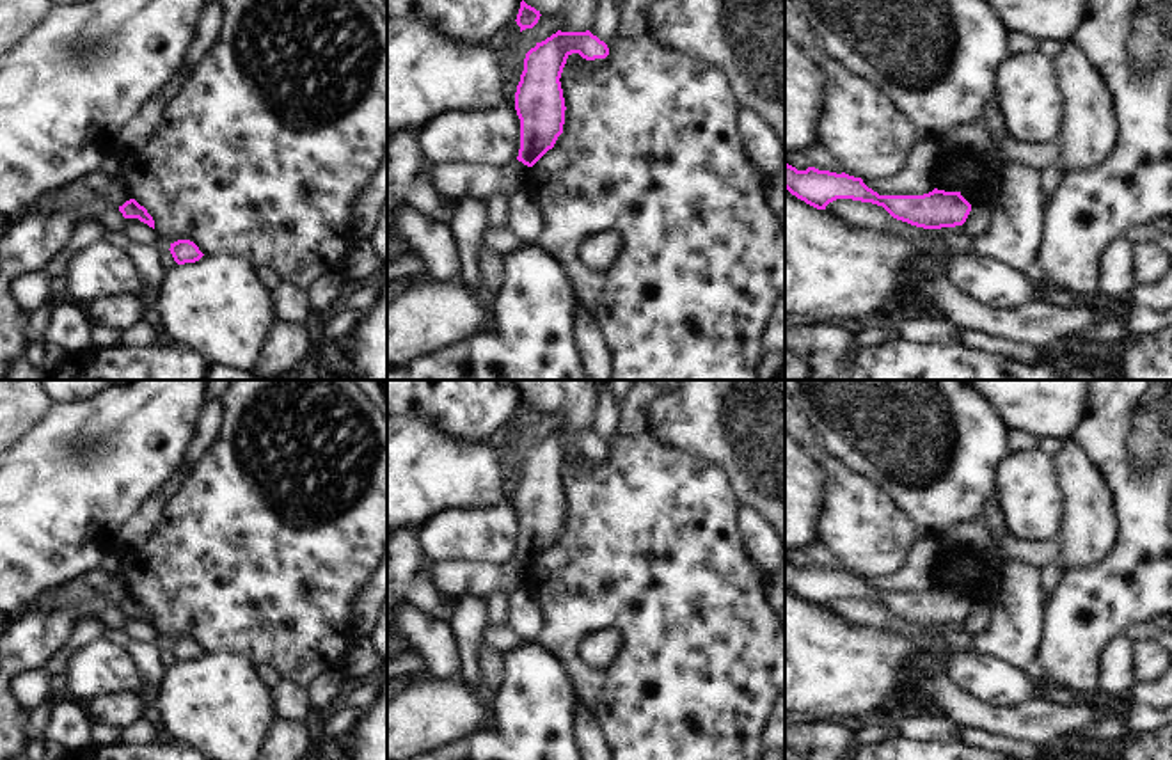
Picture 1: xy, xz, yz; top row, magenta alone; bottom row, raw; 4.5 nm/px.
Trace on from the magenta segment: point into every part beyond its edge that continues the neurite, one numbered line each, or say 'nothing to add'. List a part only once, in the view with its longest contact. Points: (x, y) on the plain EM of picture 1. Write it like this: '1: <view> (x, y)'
nothing to add

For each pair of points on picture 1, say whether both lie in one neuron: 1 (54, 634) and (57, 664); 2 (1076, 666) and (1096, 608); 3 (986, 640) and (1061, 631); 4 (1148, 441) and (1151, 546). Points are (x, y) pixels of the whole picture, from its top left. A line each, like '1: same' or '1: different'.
1: different
2: same
3: different
4: same

